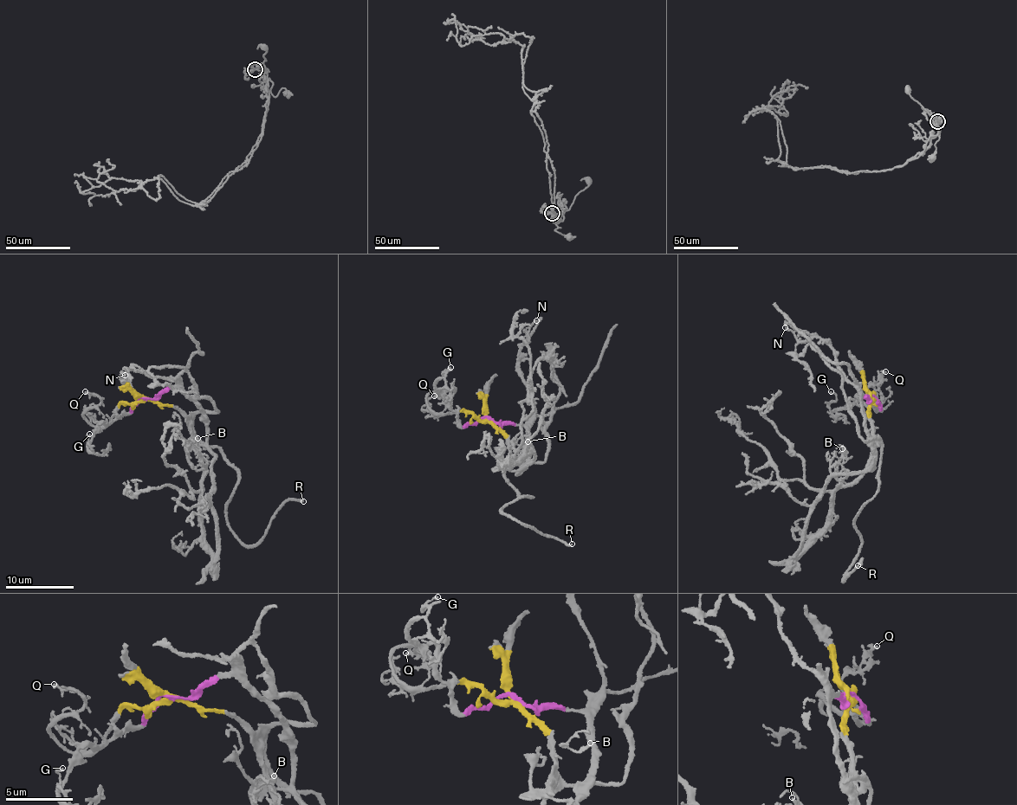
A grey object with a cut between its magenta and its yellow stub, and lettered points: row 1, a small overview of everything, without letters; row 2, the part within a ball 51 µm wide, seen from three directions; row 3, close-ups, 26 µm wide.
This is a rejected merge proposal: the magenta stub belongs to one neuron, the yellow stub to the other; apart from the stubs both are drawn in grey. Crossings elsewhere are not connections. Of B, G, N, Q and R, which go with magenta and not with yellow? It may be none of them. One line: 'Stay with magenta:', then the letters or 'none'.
Stay with magenta: G, N

